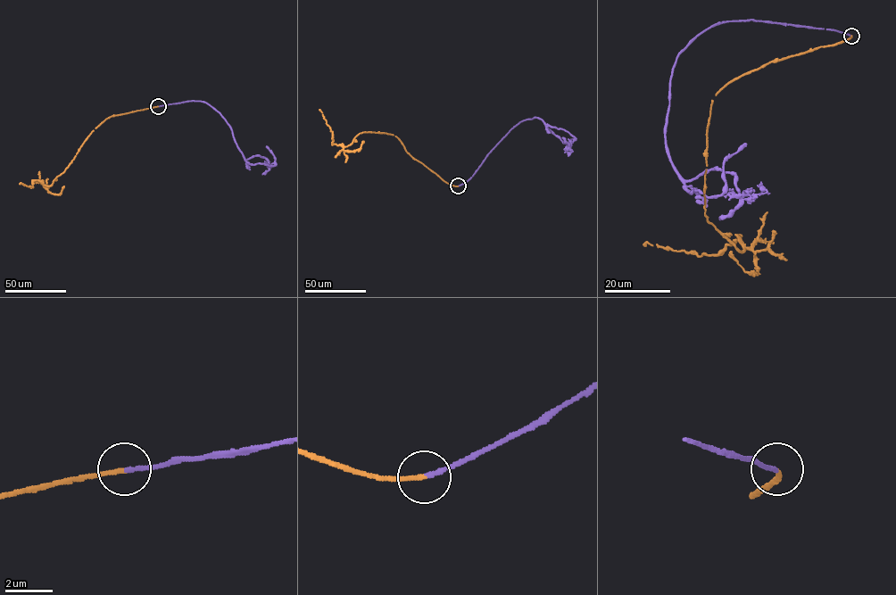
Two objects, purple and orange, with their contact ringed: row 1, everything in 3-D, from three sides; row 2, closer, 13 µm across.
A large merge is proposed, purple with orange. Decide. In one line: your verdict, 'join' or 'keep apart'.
join

